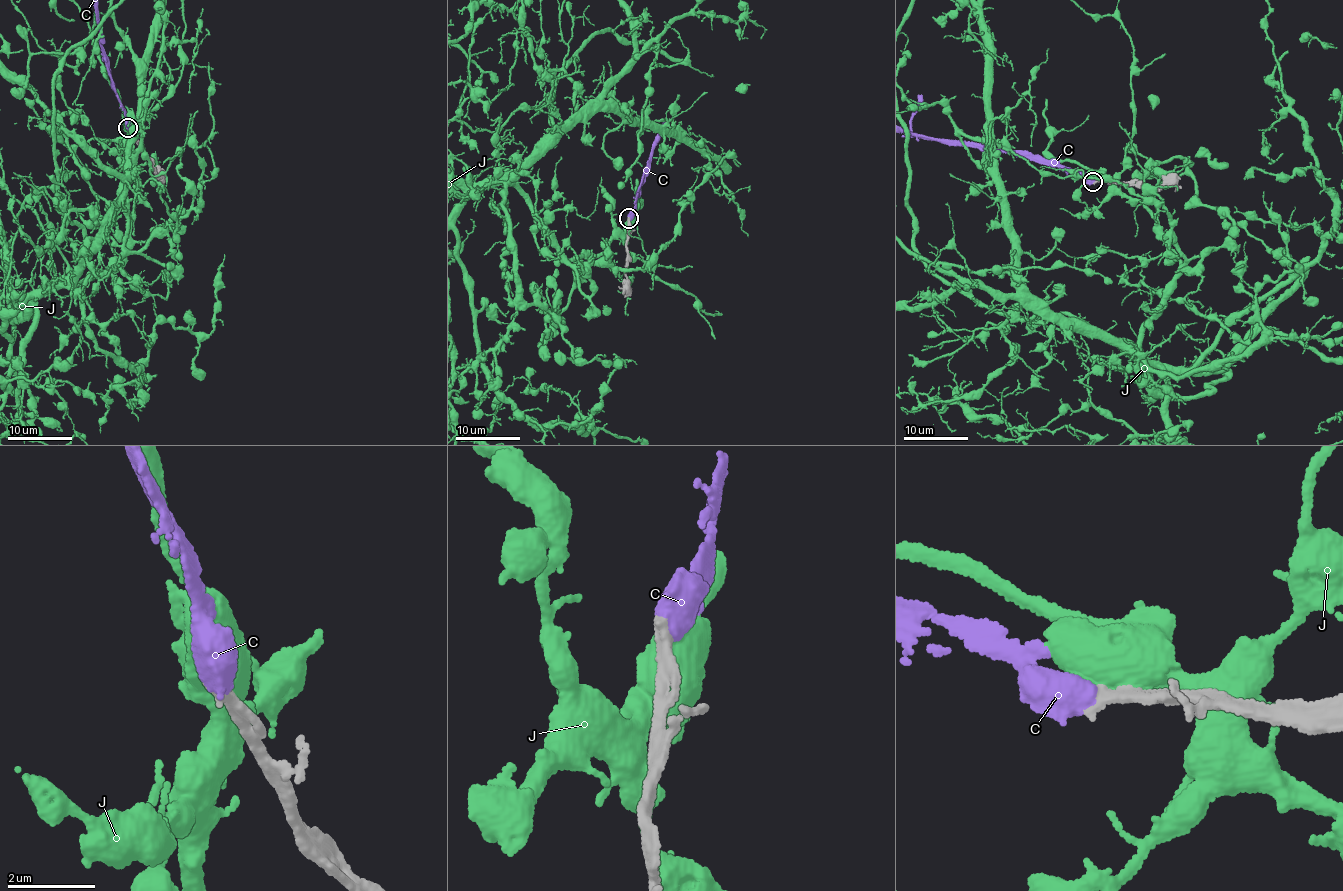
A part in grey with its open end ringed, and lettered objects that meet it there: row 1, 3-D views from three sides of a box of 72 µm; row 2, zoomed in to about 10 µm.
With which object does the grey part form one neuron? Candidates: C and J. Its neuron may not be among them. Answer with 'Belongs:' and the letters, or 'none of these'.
Belongs: C

